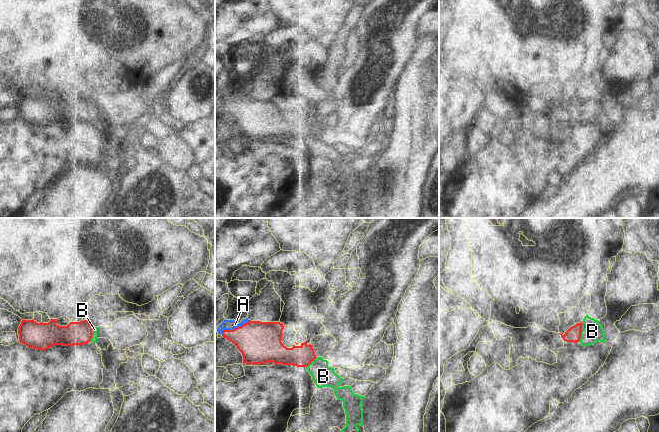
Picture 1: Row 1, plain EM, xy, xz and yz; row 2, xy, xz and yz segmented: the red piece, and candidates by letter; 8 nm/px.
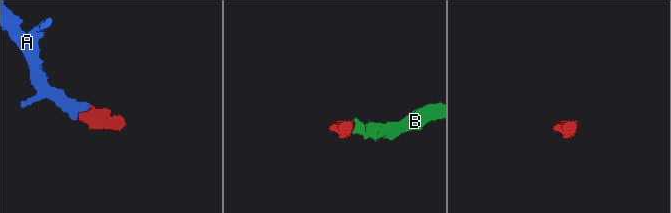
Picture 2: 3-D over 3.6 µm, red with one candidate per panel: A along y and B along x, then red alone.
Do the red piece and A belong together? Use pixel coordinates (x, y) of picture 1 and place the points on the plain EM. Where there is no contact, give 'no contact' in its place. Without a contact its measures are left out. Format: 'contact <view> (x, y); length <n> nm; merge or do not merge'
contact xz (234, 104); length 260 nm; merge

